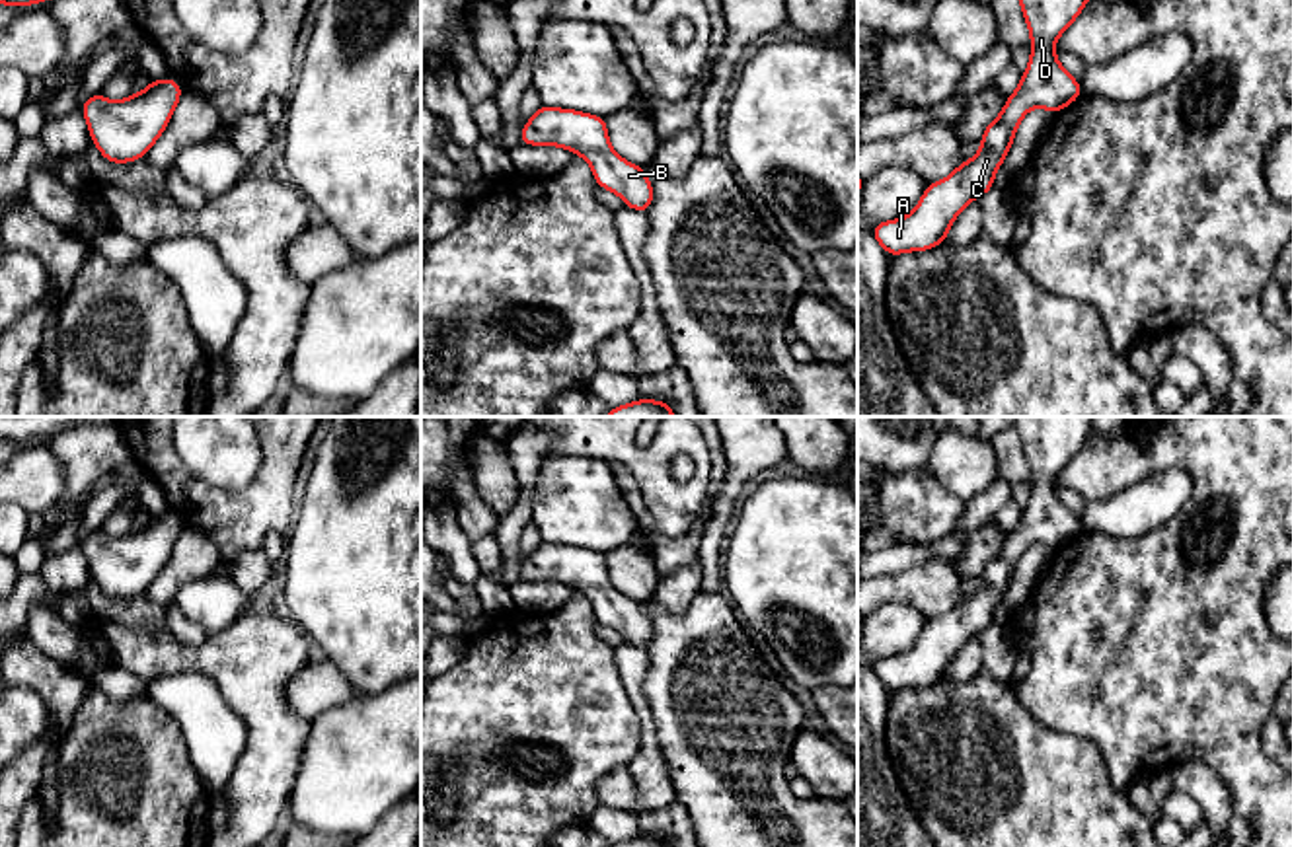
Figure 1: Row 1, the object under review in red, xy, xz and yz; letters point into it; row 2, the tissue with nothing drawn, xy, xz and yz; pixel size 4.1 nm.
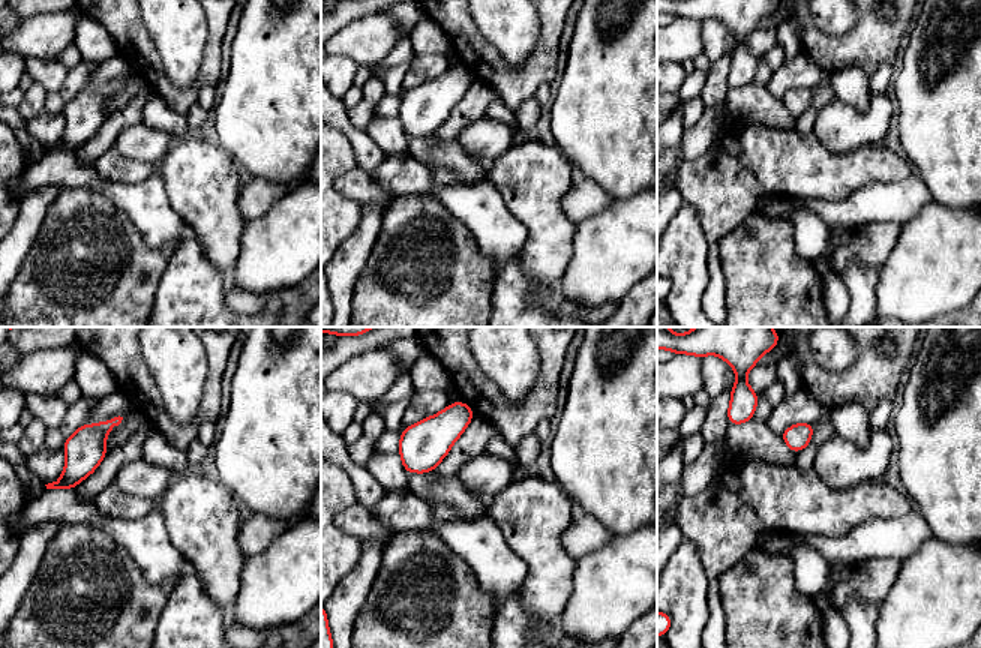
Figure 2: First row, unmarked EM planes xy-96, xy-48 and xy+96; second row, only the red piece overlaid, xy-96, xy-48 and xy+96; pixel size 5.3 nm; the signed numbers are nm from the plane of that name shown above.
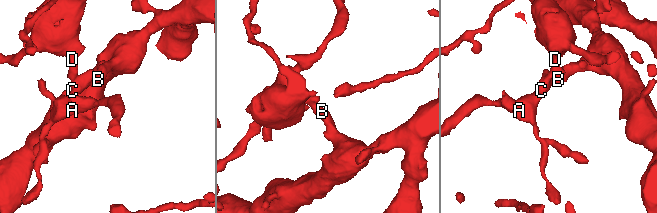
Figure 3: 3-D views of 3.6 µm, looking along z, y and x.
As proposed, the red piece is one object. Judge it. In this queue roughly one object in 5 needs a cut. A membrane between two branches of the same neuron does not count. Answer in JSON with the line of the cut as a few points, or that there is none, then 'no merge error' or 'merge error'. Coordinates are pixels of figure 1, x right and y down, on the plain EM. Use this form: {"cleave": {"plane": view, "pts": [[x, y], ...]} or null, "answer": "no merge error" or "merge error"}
{"cleave": null, "answer": "no merge error"}

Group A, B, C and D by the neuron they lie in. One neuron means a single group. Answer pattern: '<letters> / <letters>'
A B C D

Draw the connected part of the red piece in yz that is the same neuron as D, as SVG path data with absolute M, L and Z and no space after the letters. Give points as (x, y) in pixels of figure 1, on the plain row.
M1015 417L1015 430L1031 467L1029 504L1004 547L986 563L980 588L943 617L928 619L914 648L879 658L869 670L891 691L926 687L947 676L955 652L994 623L1019 557L1031 543L1056 549L1082 532L1082 520L1058 498L1054 475L1080 452L1093 430L1093 417Z

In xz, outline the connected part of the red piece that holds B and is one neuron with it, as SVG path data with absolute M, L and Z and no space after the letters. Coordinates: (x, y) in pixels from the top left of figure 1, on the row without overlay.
M542 539L524 559L520 580L550 580L583 592L592 604L598 625L618 629L624 643L647 650L653 639L651 615L641 602L626 598L612 586L604 553Z

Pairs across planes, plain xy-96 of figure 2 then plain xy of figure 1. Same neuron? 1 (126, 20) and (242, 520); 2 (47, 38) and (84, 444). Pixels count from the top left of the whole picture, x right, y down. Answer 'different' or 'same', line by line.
1: same
2: different

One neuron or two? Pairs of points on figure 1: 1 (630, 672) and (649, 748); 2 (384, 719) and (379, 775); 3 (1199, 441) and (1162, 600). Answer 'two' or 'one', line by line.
1: one
2: one
3: one

